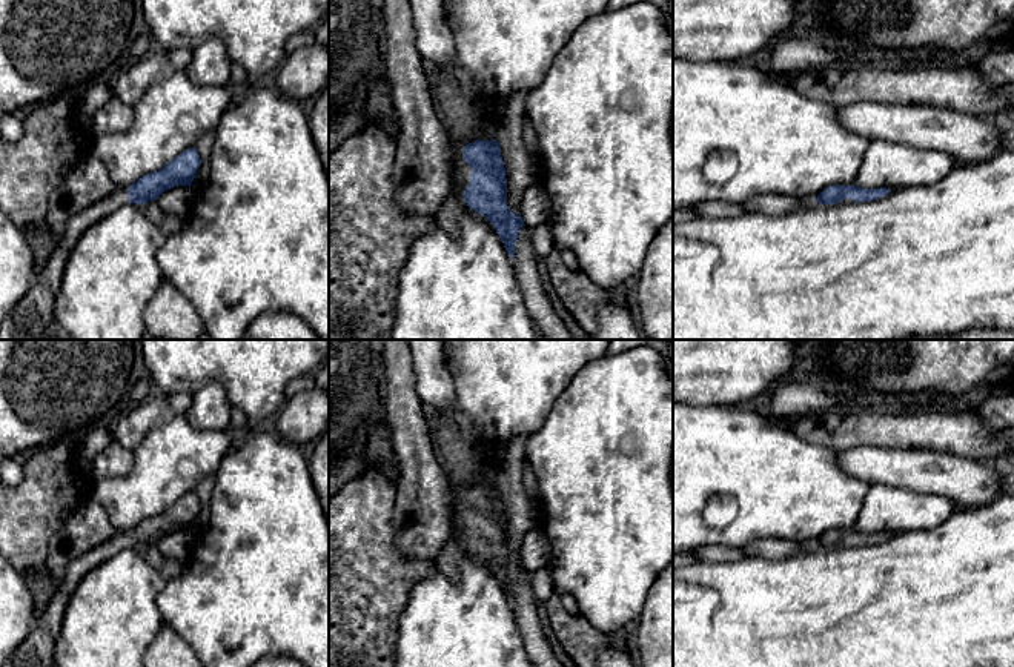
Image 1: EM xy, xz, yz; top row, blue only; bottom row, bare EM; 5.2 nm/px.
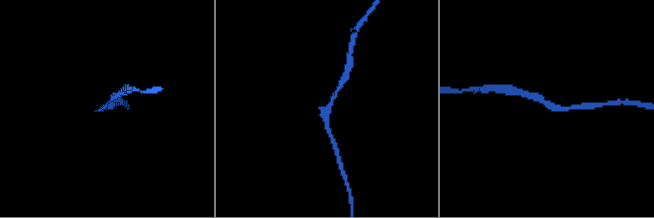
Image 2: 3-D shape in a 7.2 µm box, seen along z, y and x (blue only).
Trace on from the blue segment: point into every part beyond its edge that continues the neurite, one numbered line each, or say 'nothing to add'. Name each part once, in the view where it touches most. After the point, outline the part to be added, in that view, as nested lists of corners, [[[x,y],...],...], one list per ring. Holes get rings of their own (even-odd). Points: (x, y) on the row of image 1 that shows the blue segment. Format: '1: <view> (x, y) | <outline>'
1: xz (461, 171) | [[[453,146],[453,192],[464,194],[469,184],[469,175],[472,174],[472,168],[462,160],[462,149]]]

